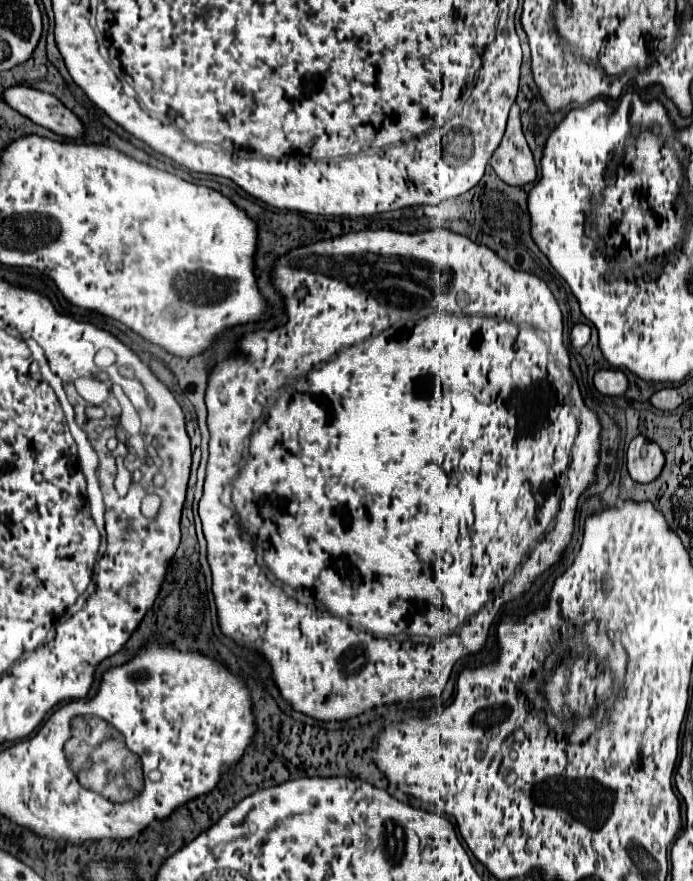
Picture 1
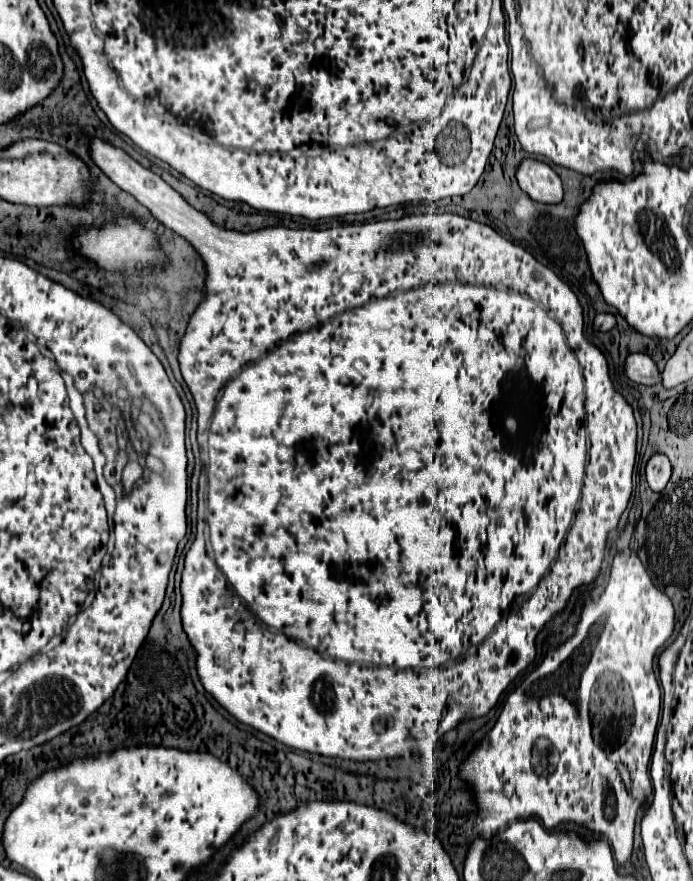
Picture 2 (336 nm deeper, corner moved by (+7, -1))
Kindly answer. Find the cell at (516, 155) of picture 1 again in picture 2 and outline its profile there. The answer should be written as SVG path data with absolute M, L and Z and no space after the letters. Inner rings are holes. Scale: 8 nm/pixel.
M524 159L516 167L516 181L520 189L534 201L540 201L540 203L560 203L562 201L562 181L542 161Z

